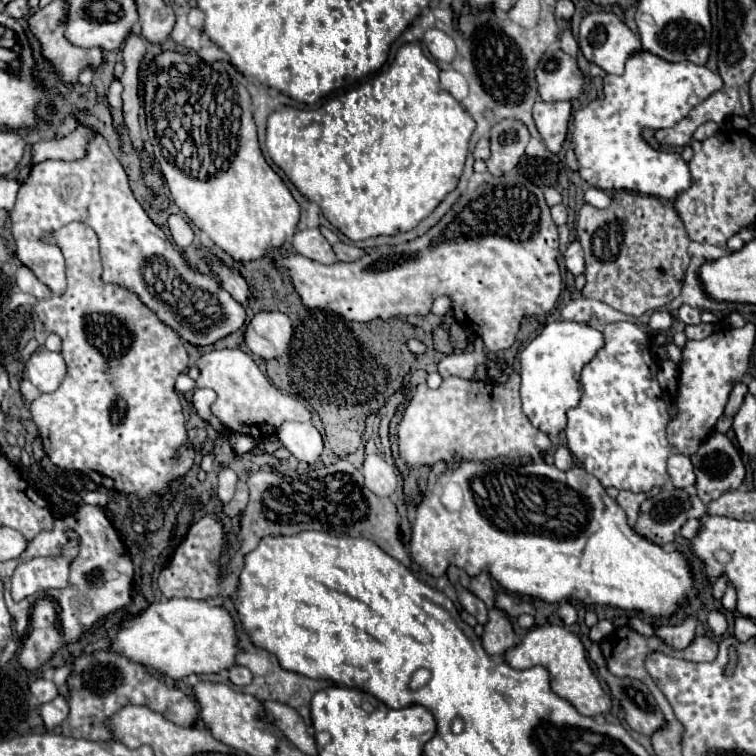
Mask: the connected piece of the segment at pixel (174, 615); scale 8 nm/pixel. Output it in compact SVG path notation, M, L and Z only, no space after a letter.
M165 599L127 621L111 649L171 679L183 679L193 673L221 673L237 665L239 639L235 621L227 609L199 599Z

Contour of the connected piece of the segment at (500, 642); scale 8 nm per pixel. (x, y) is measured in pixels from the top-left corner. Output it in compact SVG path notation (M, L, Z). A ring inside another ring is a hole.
M499 609L489 611L489 623L483 633L483 649L489 655L503 657L511 647L515 647L515 631L507 615Z

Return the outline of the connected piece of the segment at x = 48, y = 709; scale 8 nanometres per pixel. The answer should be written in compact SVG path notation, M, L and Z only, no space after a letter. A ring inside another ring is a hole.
M57 697L53 699L51 703L45 703L41 705L41 719L43 719L43 727L47 731L53 731L55 727L59 727L63 723L63 719L67 717L69 713L69 705L65 701L65 697Z

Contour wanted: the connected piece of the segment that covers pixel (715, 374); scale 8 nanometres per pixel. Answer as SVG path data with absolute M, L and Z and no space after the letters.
M747 323L741 329L727 329L709 335L703 341L687 341L681 349L683 357L679 363L679 385L673 401L675 417L667 425L667 439L673 449L683 455L693 455L699 443L713 433L717 419L723 415L727 397L735 383L749 369L751 353L755 345L755 325Z

